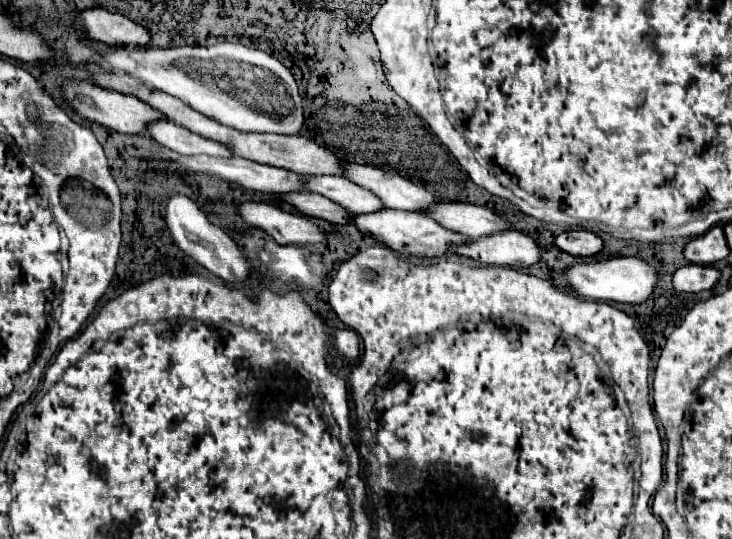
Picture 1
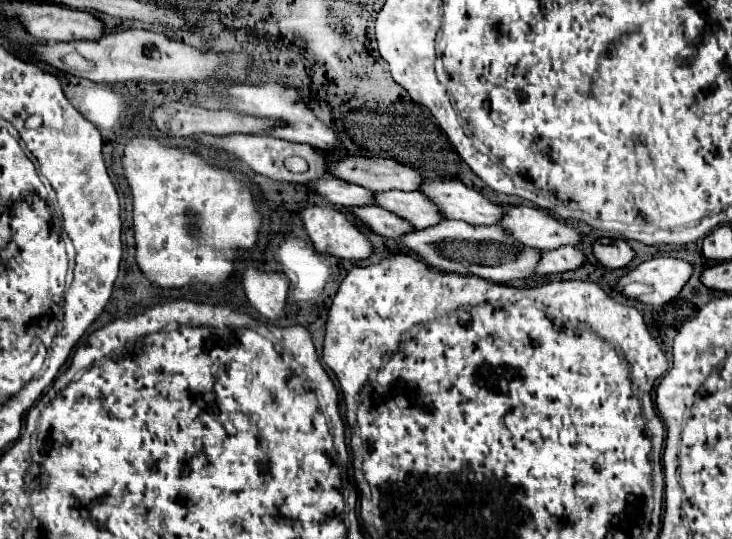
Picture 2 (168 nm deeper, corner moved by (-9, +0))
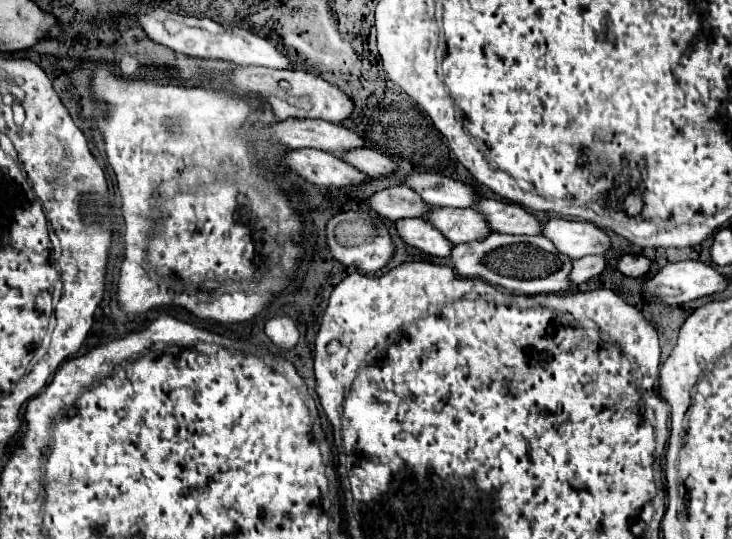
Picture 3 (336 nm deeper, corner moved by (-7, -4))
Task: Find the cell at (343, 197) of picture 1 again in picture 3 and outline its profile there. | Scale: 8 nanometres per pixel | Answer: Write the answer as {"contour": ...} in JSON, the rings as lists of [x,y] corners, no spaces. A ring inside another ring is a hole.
{"contour":[[[434,208],[434,216],[428,216],[426,220],[454,244],[484,240],[492,232],[486,216],[470,208]]]}

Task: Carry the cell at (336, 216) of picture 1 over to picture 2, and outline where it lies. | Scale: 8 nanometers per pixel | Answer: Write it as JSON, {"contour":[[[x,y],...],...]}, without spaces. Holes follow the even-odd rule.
{"contour":[[[352,206],[348,210],[356,220],[366,224],[374,234],[380,234],[380,236],[398,238],[400,234],[414,230],[406,220],[400,220],[396,214],[378,206]]]}

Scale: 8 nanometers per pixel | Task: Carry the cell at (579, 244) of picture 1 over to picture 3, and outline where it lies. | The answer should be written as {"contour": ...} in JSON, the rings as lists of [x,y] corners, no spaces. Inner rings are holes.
{"contour":[[[624,254],[618,262],[618,270],[630,278],[642,278],[648,274],[652,262],[640,254]]]}

